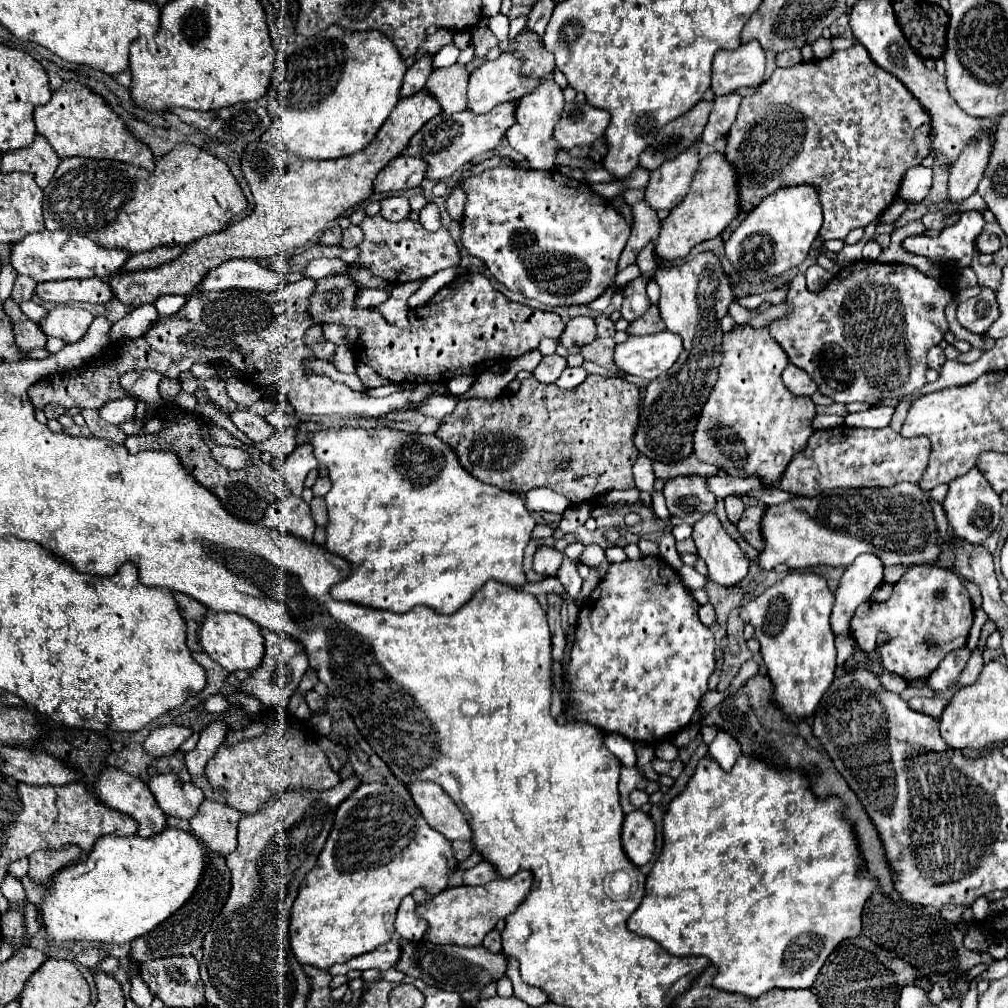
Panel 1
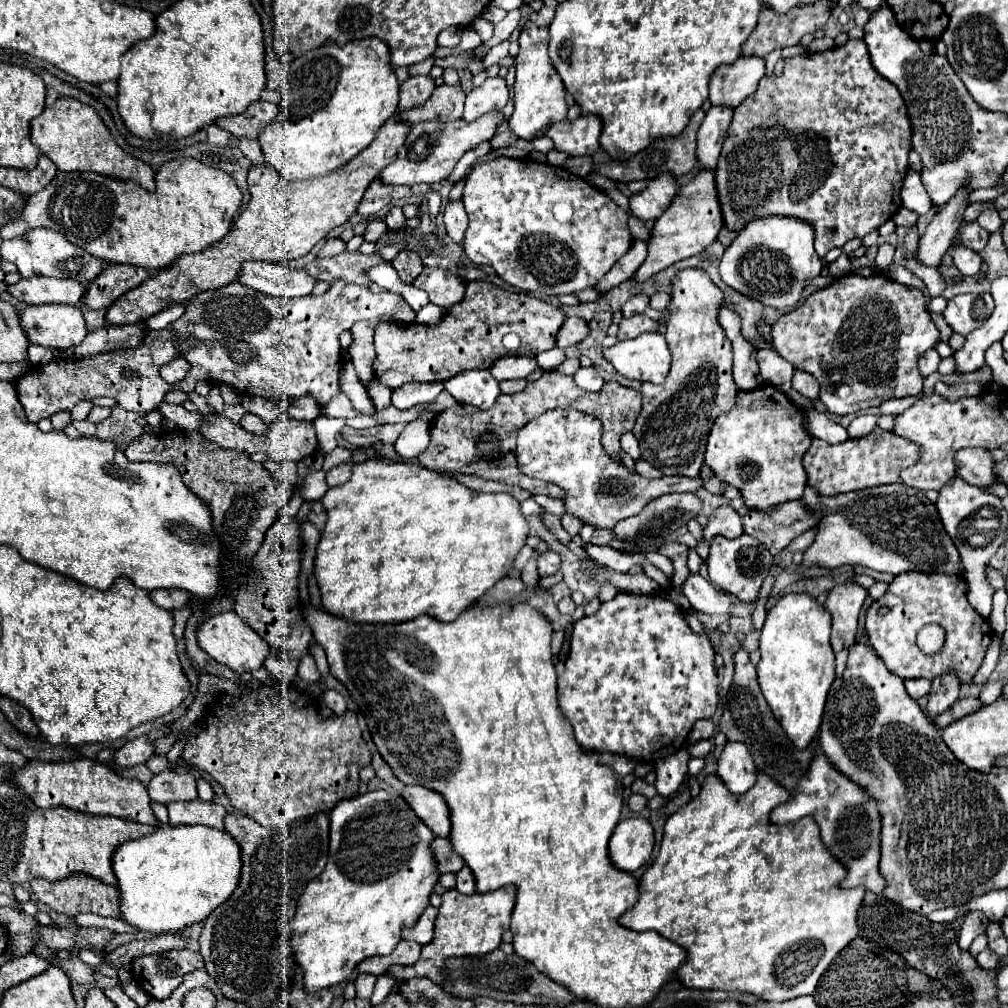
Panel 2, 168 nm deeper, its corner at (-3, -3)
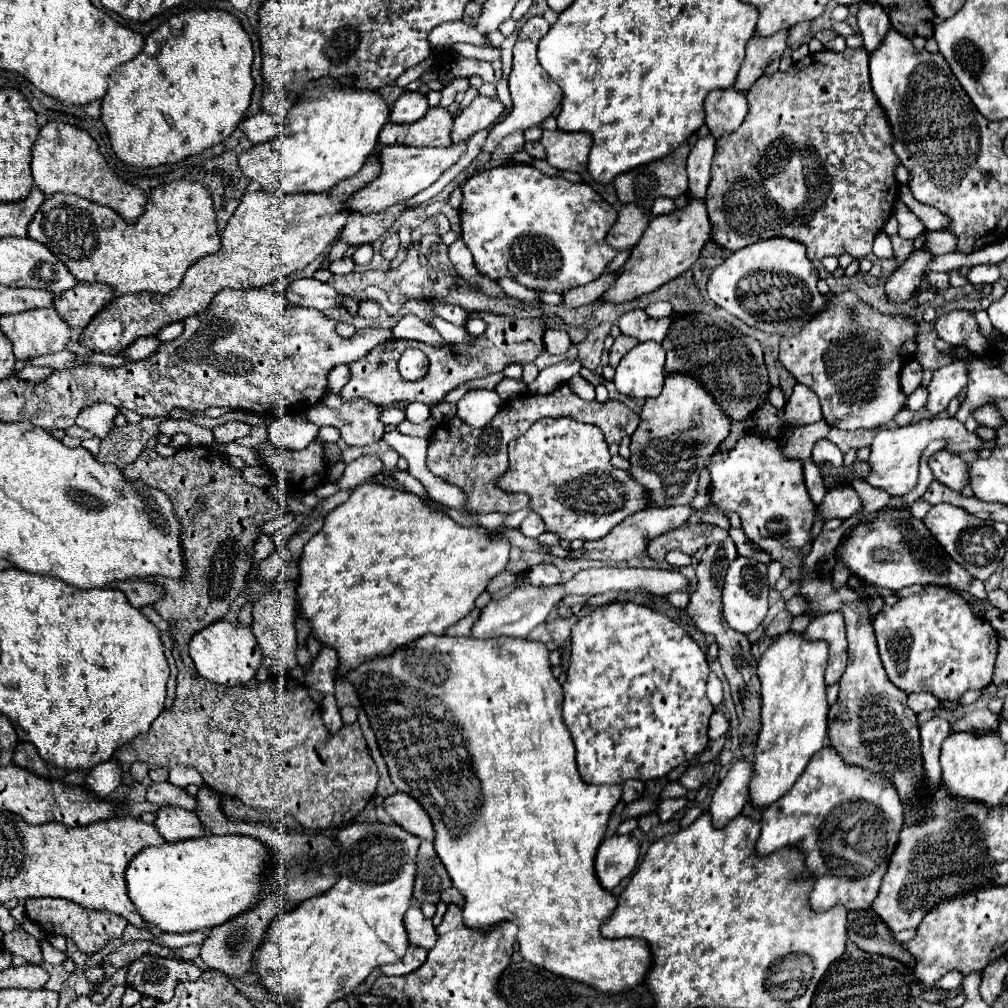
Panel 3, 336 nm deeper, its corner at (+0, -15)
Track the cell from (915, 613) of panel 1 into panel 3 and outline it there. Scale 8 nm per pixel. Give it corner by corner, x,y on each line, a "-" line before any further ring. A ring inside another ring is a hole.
925,586
921,594
901,598
893,606
883,606
873,620
877,636
879,656
889,680
903,692
933,692
939,700
959,700
969,688
985,688
991,684
995,656
997,656
997,634
985,618
973,616
967,600
943,586

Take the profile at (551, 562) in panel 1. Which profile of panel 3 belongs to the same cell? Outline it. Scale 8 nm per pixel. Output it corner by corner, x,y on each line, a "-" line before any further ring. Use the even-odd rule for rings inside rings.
537,564
529,570
529,582
533,586
553,586
559,584
559,570
553,564

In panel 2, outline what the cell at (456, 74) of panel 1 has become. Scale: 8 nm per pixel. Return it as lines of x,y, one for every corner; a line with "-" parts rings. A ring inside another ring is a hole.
436,86
434,94
430,100
424,104
398,112
396,118
398,122
408,122
408,124
418,124
426,120
438,120
438,122
450,122
456,118
462,118
462,108
464,108
464,92
460,86

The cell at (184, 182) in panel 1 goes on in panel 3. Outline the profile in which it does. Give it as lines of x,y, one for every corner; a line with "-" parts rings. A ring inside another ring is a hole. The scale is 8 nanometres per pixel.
173,180
171,184
153,188
147,208
135,224
125,222
109,206
95,204
75,194
61,194
61,192
53,194
35,212
33,220
27,226
27,236
45,244
65,266
69,266
69,270
79,282
111,284
119,296
135,292
159,292
159,294
171,292
181,284
185,272
199,258
215,254
221,248
217,214
211,192
207,190
205,184
191,180

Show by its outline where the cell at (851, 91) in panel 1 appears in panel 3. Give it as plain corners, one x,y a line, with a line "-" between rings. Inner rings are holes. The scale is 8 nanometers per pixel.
845,48
843,52
815,52
805,56
803,60
795,62
787,72
775,72
771,76
761,76
749,90
747,90
747,100
749,100
749,112
743,120
743,124
731,132
725,134
717,140
717,152
715,152
715,160
713,160
713,170
711,170
711,184
707,188
707,196
705,196
705,204
707,204
707,212
709,212
709,220
713,226
713,240
735,252
739,248
745,248
757,240
765,240
765,238
791,238
797,240
801,244
805,244
807,248
807,258
809,260
823,260
825,256
835,256
839,258
841,254
851,254
853,258
863,258
867,254
871,254
871,246
875,236
883,230
885,222
893,216
895,212
895,202
899,200
899,188
897,188
897,178
895,178
895,170
901,164
893,152
893,128
889,124
889,118
885,114
885,110
879,106
875,94
871,92
871,84
869,84
869,54
865,48

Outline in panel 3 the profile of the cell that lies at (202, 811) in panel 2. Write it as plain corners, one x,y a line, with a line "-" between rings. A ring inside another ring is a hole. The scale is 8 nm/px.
163,806
157,810
155,826
167,842
177,842
183,838
201,838
205,834
195,812
173,806

